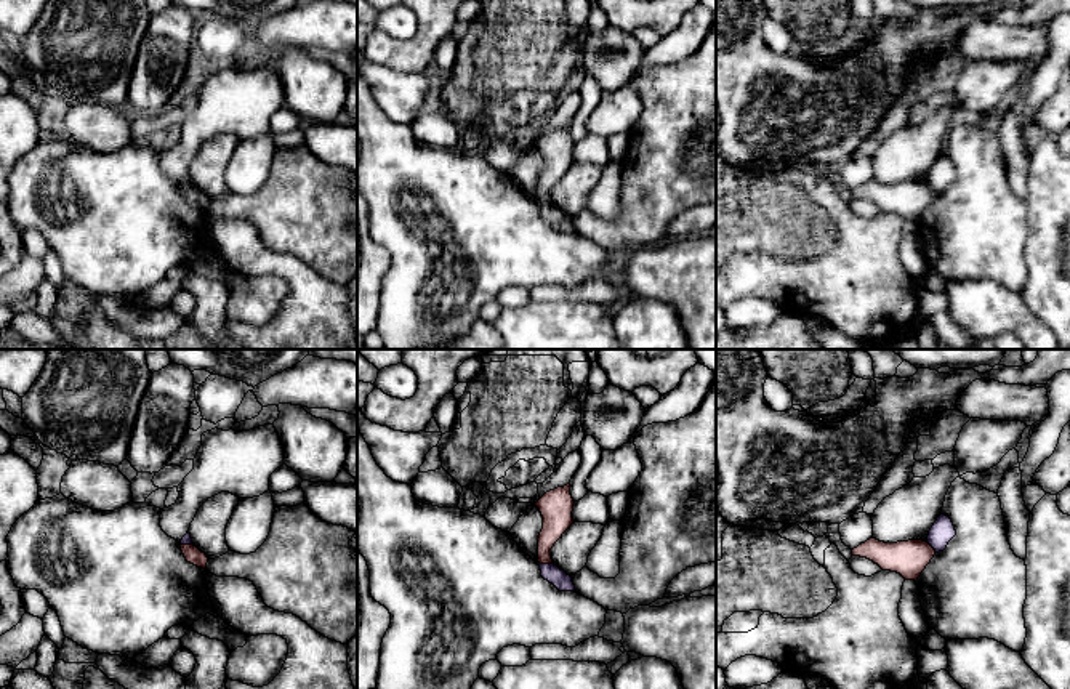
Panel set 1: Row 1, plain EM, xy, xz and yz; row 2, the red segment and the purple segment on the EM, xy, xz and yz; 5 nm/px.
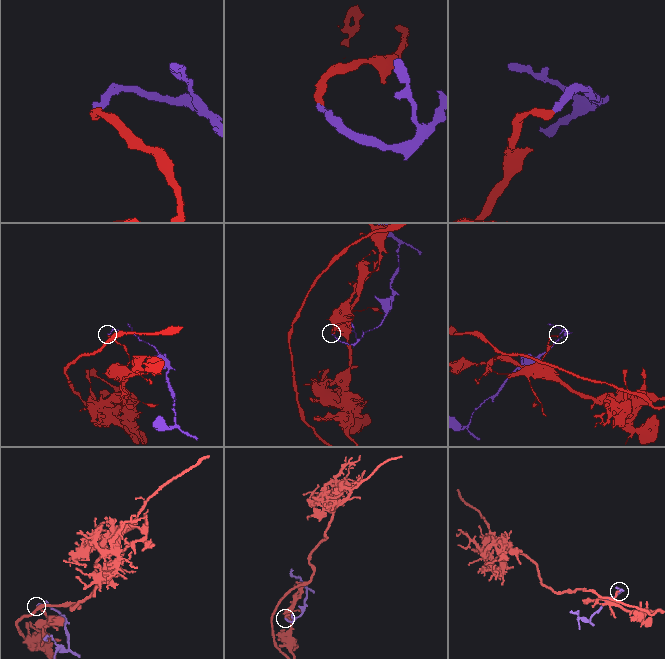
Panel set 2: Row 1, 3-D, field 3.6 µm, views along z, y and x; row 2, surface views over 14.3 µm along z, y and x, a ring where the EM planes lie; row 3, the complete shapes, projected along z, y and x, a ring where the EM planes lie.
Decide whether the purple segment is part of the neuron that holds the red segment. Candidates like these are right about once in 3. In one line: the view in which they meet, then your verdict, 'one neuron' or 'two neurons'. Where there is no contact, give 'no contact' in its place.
contact in xz; two neurons

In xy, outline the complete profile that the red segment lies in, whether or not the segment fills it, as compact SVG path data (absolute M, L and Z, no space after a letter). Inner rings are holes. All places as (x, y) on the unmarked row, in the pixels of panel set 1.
M181 186L181 192L183 192L187 203L191 203L191 205L194 205L197 208L202 208L202 210L207 208L208 199L197 187Z

